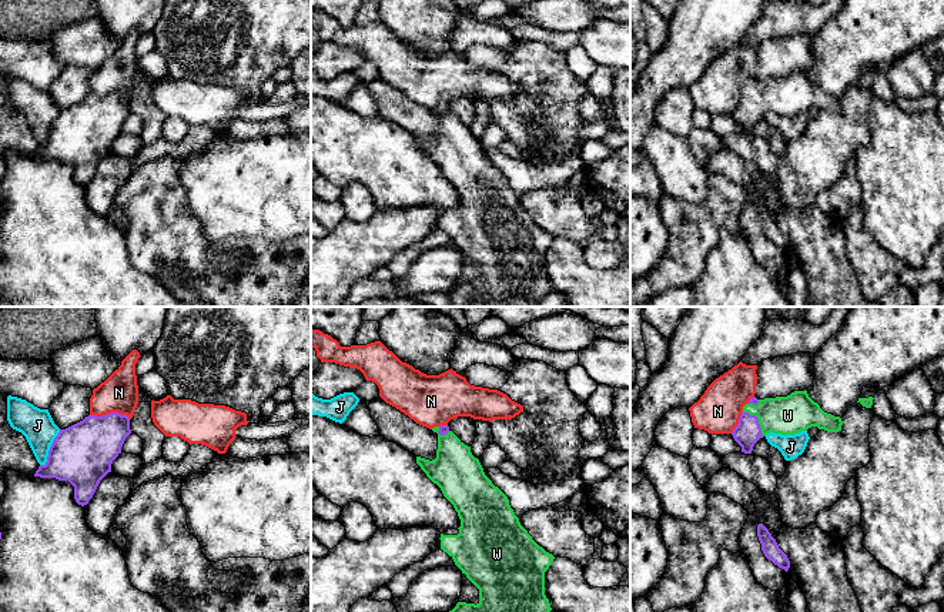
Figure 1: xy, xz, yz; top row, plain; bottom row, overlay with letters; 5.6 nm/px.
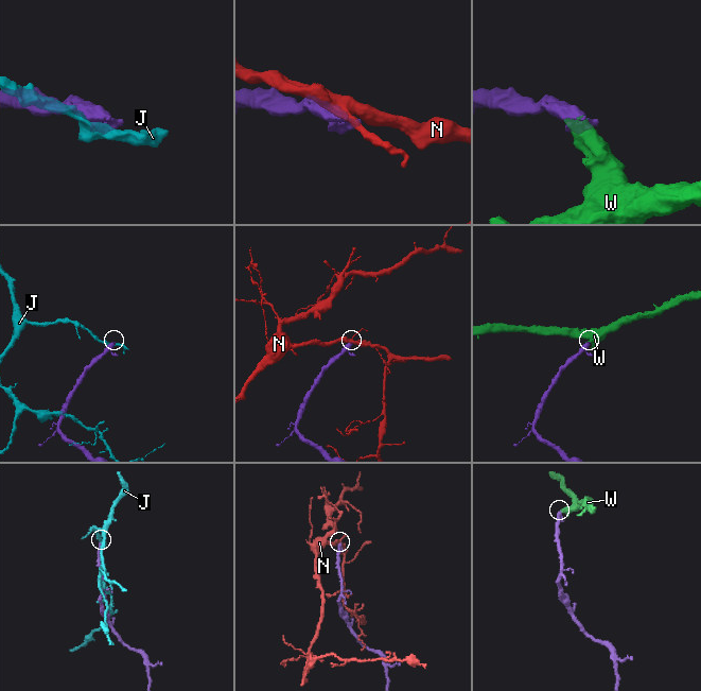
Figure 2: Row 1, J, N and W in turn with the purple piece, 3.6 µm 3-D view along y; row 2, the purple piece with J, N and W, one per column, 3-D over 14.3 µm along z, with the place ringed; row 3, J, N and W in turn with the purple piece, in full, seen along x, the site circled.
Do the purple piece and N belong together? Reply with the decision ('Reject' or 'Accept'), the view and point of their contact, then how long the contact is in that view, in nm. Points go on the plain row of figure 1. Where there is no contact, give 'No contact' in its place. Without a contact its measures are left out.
Reject. Touches purple at xy (110, 94). Shared border 240 nm

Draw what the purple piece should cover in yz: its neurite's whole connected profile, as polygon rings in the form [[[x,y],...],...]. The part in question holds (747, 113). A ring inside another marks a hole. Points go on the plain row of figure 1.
[[[794,71],[787,77],[757,80],[743,87],[737,107],[732,116],[742,133],[751,134],[754,124],[770,113],[794,116],[811,107],[827,113],[841,111],[840,97],[824,93],[807,71]]]

